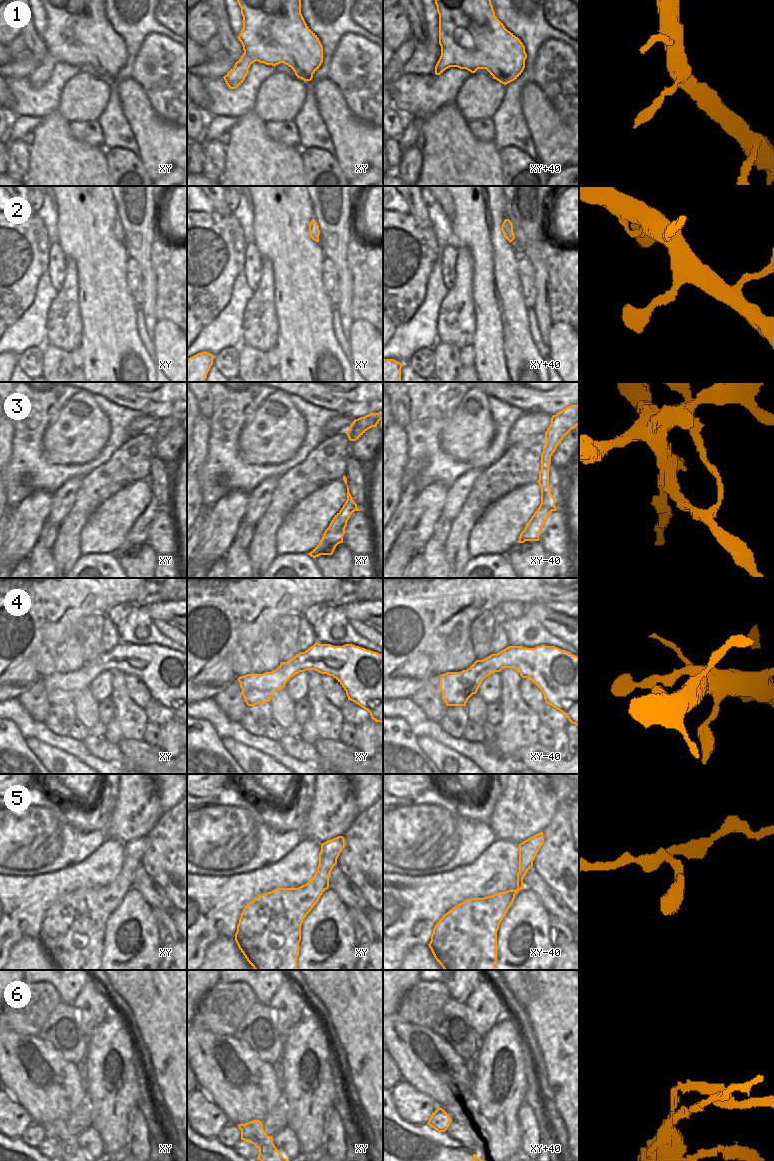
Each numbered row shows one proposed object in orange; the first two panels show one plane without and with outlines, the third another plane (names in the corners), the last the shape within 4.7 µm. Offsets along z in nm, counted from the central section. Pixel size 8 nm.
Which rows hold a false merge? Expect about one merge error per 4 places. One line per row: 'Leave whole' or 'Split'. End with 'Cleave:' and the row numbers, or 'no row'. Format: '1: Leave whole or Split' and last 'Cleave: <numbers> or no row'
1: Leave whole
2: Leave whole
3: Split
4: Leave whole
5: Leave whole
6: Split
Cleave: 3, 6.

